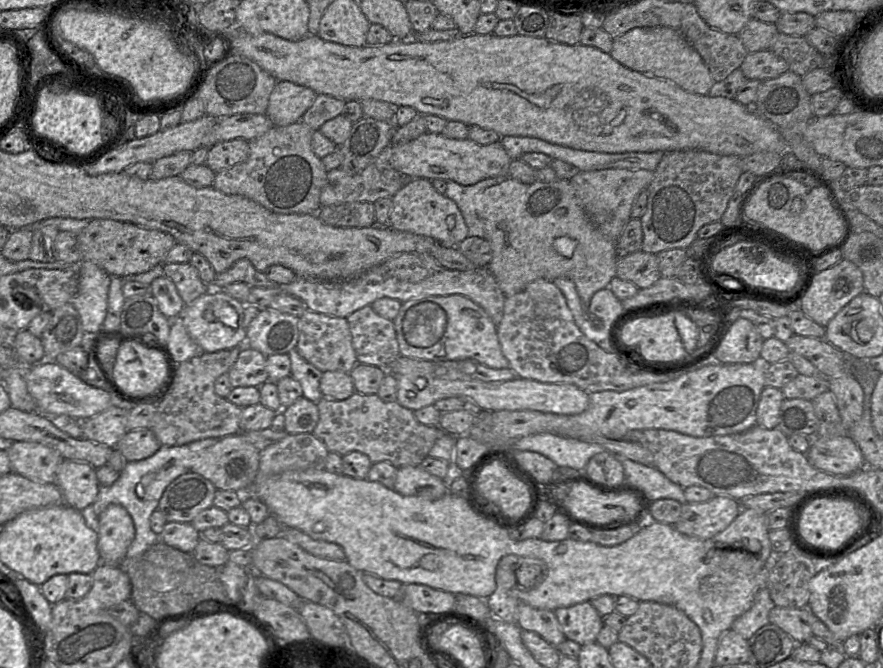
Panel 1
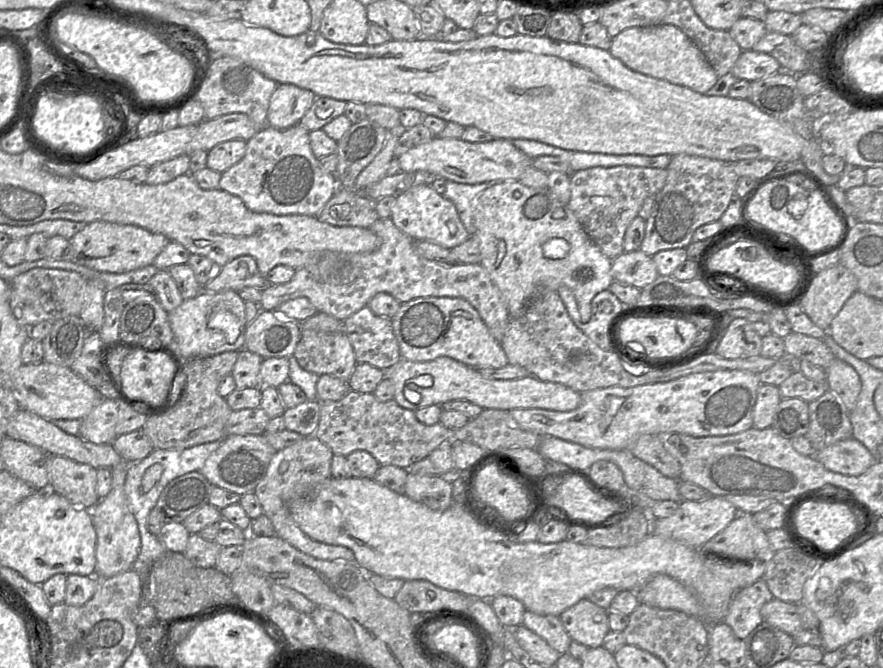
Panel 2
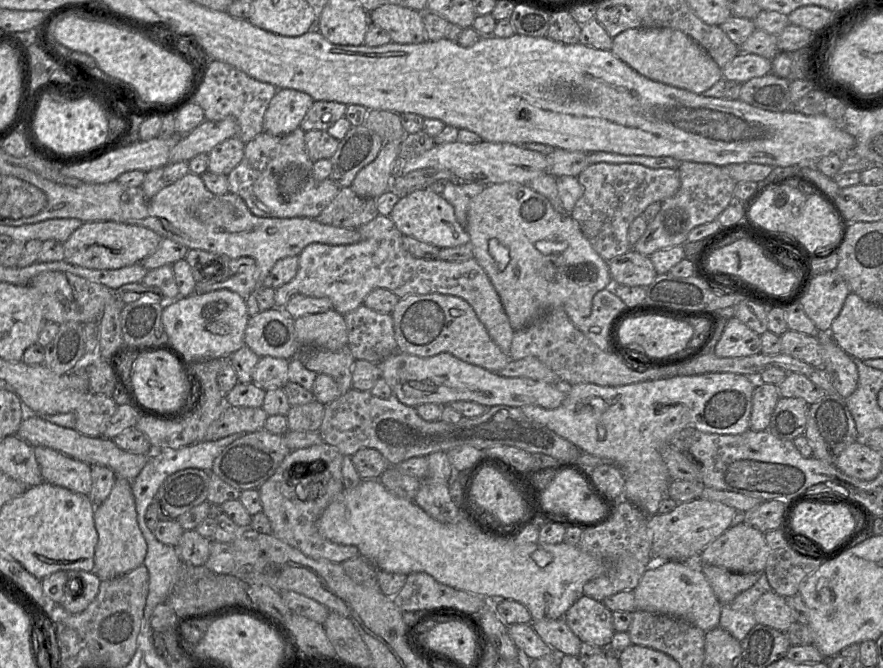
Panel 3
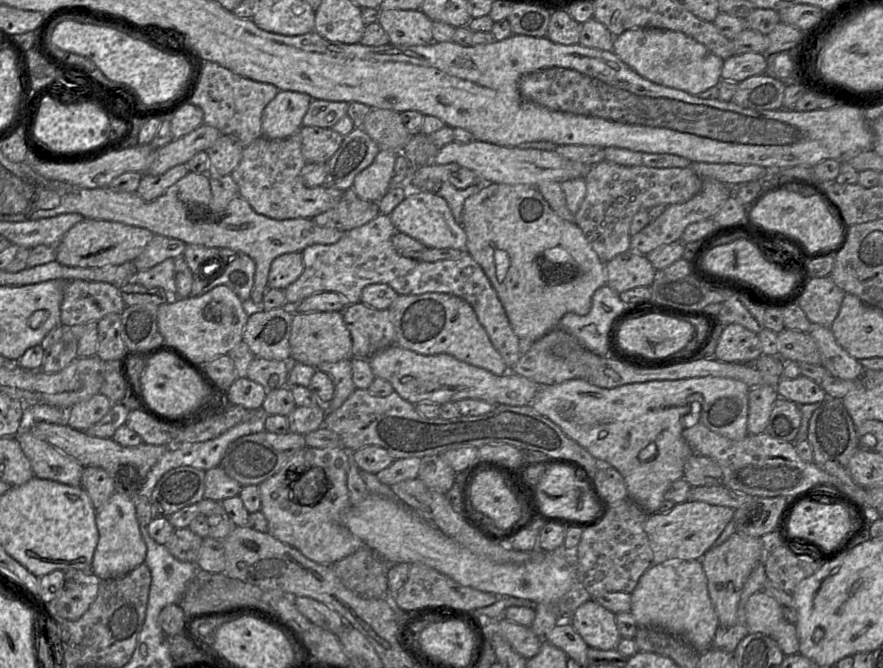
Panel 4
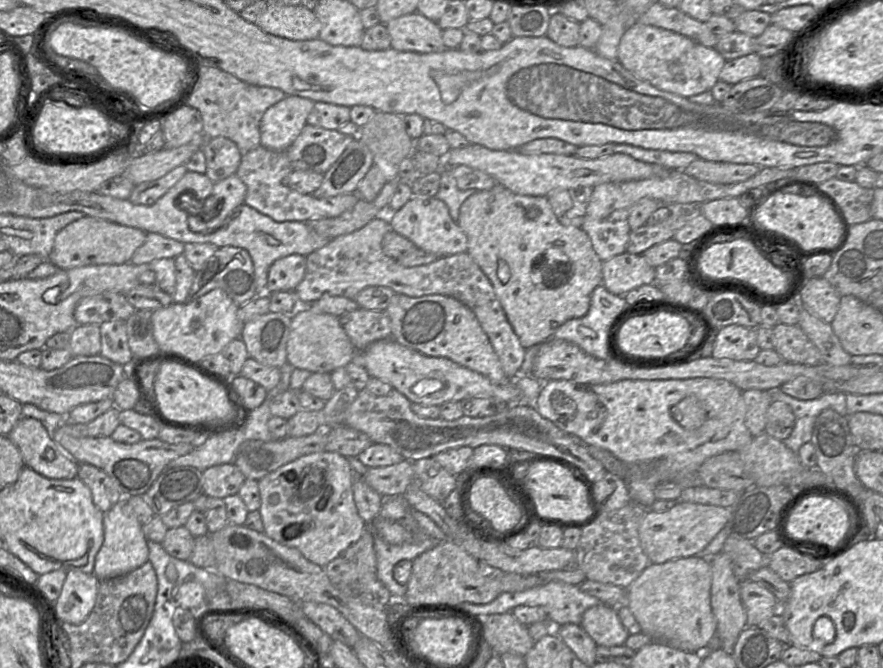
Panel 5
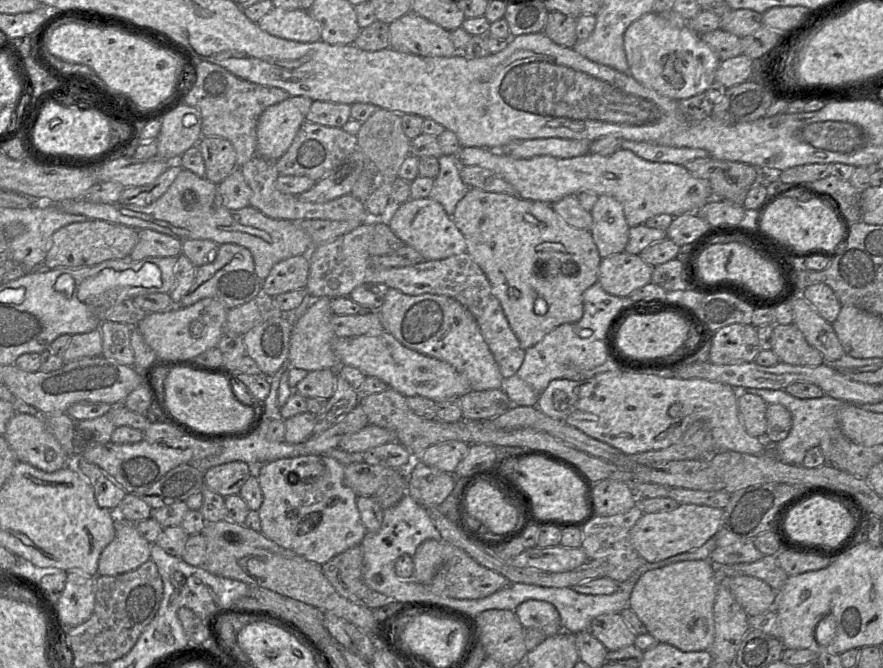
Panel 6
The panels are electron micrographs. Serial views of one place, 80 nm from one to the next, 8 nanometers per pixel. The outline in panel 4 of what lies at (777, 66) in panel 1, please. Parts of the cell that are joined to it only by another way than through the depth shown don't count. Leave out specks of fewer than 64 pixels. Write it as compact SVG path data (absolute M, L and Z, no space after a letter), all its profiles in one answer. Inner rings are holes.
M763 53L735 54L724 60L722 79L741 82L766 71L766 56Z

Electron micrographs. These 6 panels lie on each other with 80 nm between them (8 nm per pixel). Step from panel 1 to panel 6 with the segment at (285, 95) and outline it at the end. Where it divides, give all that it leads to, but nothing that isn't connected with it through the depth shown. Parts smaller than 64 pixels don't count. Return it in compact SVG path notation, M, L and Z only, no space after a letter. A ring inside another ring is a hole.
M290 96L267 107L257 122L257 154L277 161L306 120L312 102L307 96Z

